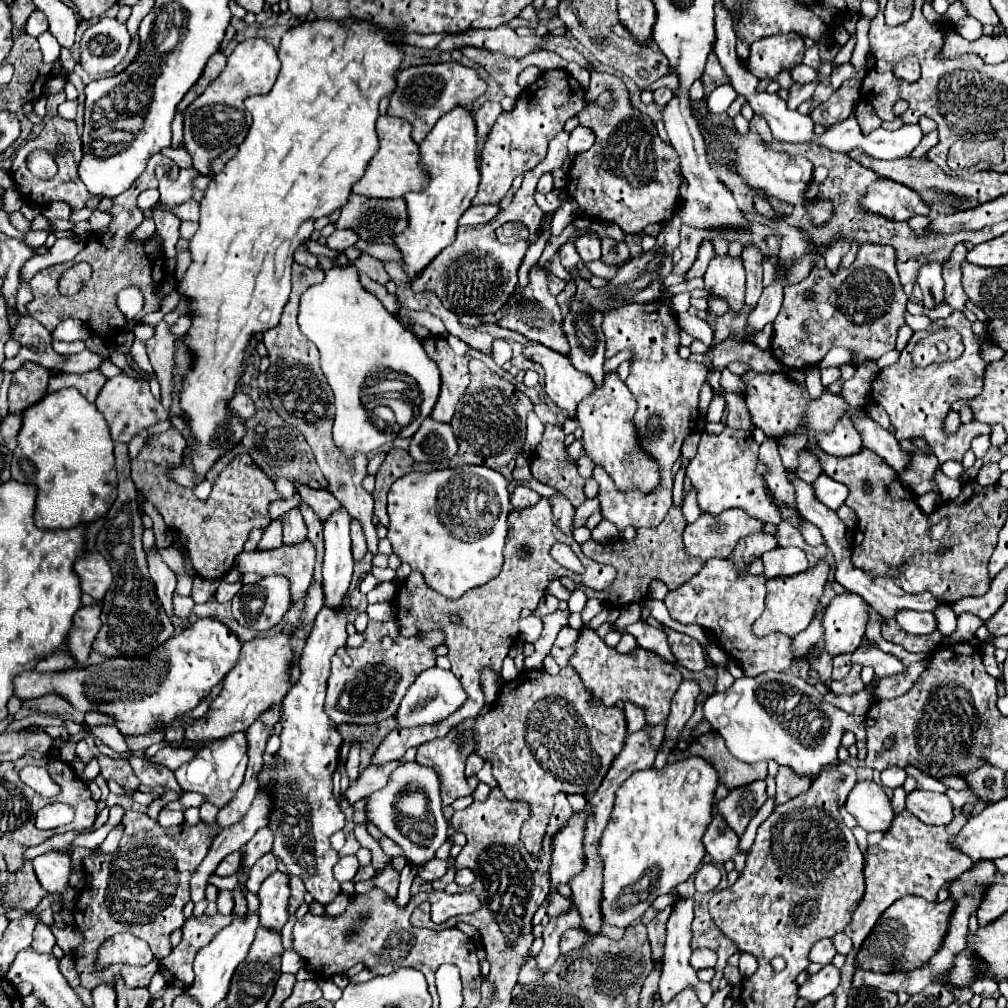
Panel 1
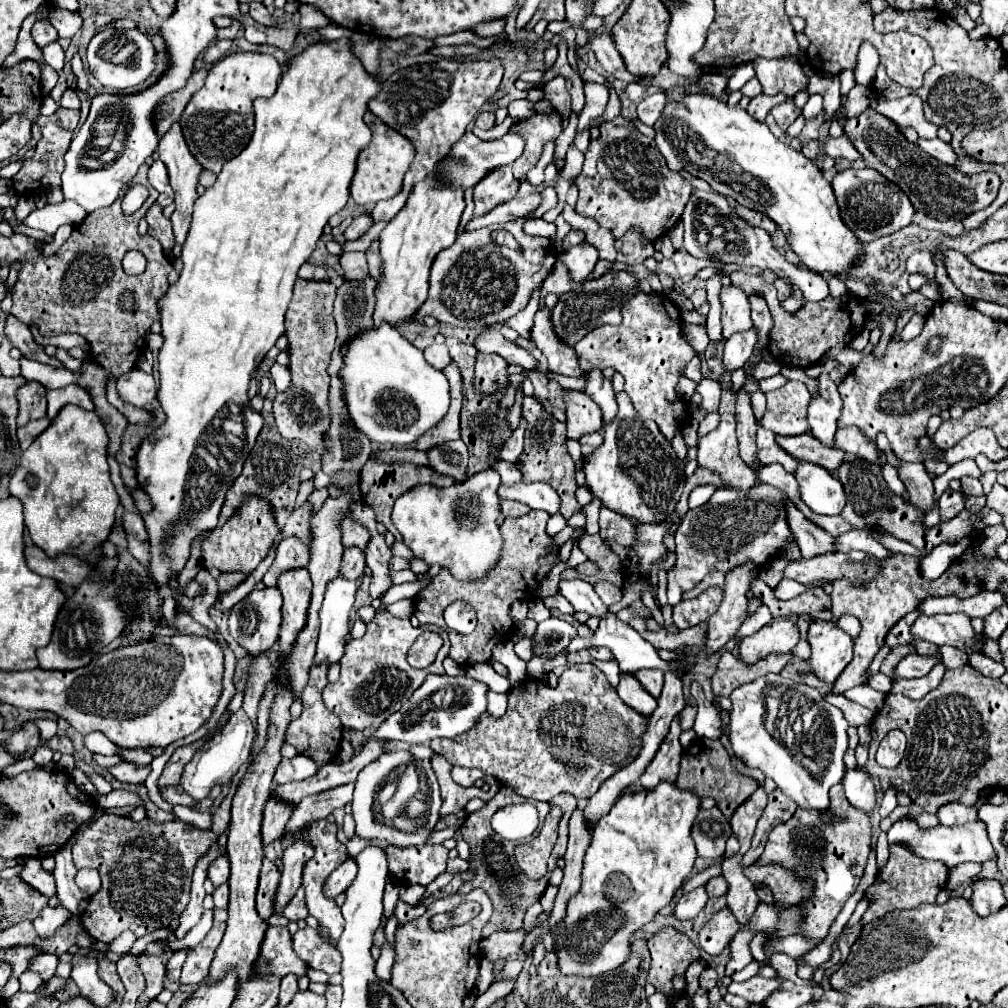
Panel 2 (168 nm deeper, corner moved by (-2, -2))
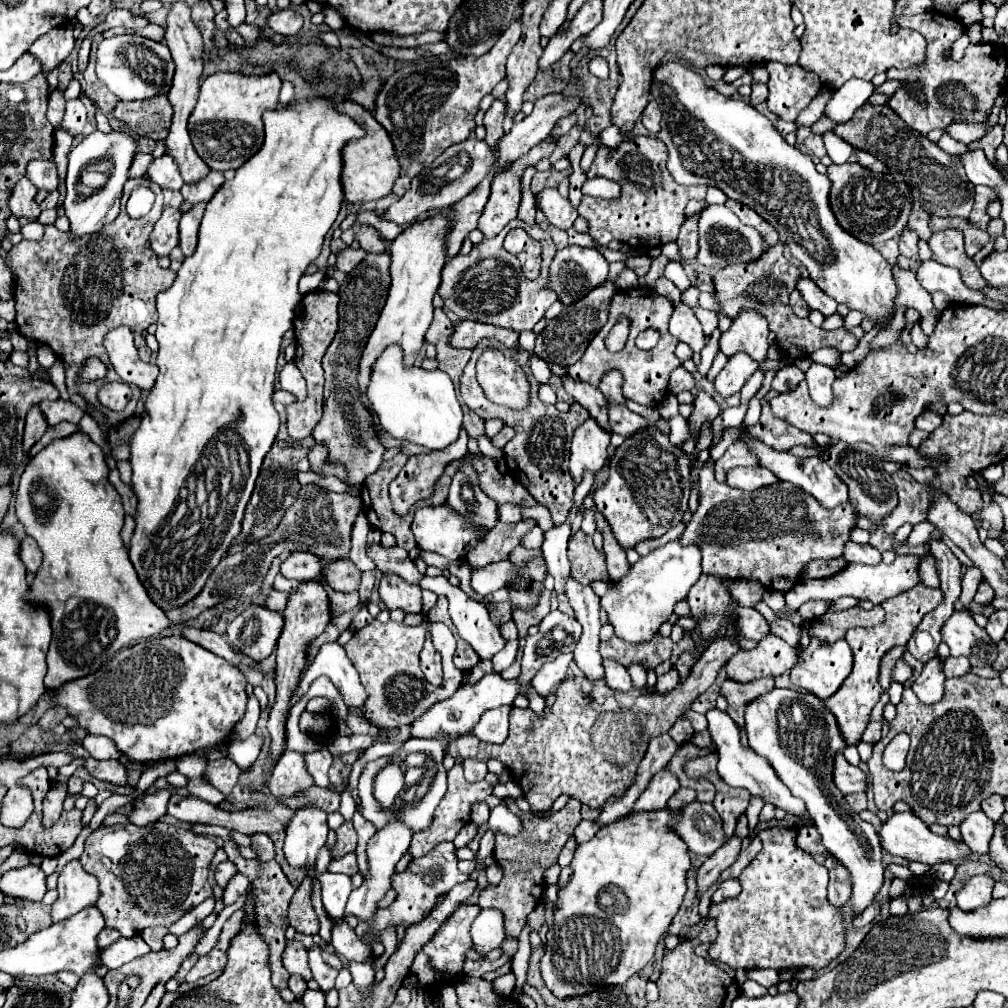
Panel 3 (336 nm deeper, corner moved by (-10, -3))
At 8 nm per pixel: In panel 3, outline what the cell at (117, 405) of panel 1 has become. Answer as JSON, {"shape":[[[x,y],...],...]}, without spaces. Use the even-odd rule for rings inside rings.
{"shape":[[[114,328],[104,336],[104,348],[110,364],[126,384],[136,384],[140,390],[150,390],[158,378],[158,366],[146,364],[138,358],[130,328]]]}

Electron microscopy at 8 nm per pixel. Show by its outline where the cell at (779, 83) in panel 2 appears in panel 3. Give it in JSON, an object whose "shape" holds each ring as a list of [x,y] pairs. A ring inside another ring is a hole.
{"shape":[[[768,62],[766,68],[770,72],[766,106],[780,120],[792,122],[800,114],[800,110],[804,110],[812,102],[822,84],[816,74],[806,72],[798,64],[786,66]]]}

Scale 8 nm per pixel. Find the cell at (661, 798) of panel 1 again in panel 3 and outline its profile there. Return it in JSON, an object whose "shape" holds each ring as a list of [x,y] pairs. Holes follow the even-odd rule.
{"shape":[[[668,808],[630,814],[604,826],[592,840],[576,848],[570,862],[572,876],[558,892],[554,920],[546,934],[544,956],[540,958],[542,980],[556,996],[584,996],[602,986],[622,986],[654,958],[658,940],[668,930],[684,900],[686,872],[690,870],[688,848],[674,832],[664,828],[668,820]]]}

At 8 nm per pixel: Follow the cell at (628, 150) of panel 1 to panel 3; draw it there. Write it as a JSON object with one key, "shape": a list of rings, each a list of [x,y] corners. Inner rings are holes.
{"shape":[[[634,136],[622,142],[618,148],[600,148],[588,178],[604,176],[622,186],[622,196],[618,200],[600,200],[582,196],[578,204],[578,214],[588,222],[588,234],[598,246],[606,246],[610,240],[620,240],[636,250],[648,250],[654,246],[662,246],[666,242],[674,242],[678,238],[678,230],[686,220],[684,208],[688,200],[704,200],[706,188],[700,186],[682,186],[672,180],[666,158],[668,150],[664,142],[648,136]]]}

